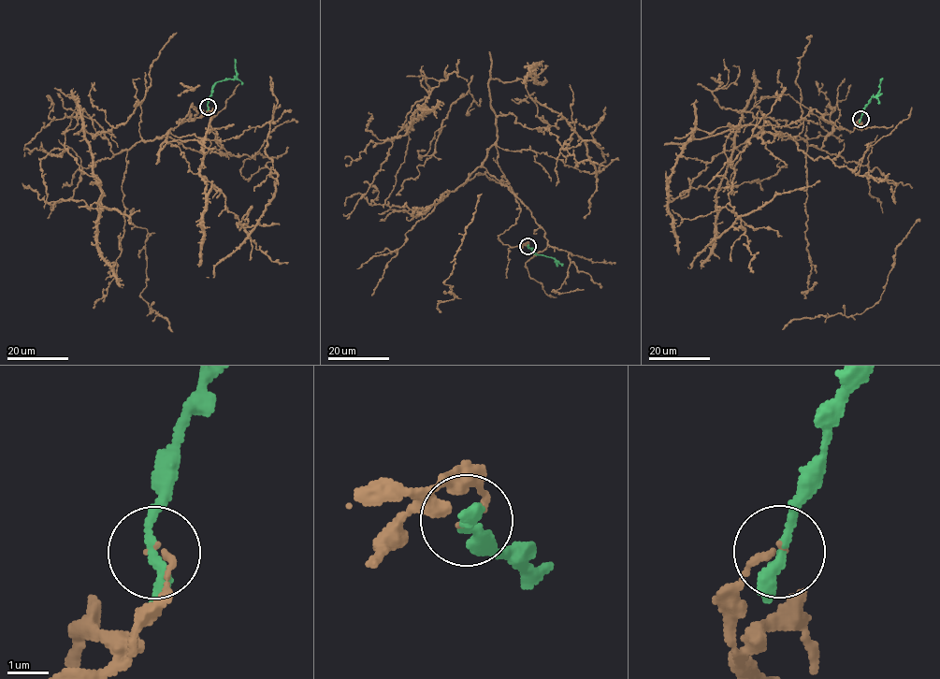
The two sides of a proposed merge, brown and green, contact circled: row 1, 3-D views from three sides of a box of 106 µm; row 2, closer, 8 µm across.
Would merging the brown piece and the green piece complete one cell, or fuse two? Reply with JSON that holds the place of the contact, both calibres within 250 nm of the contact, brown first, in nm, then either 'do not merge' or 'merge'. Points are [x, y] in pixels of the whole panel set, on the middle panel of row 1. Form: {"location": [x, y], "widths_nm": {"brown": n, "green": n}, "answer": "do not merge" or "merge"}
{"location": [527, 246], "widths_nm": {"brown": 120, "green": 240}, "answer": "merge"}

